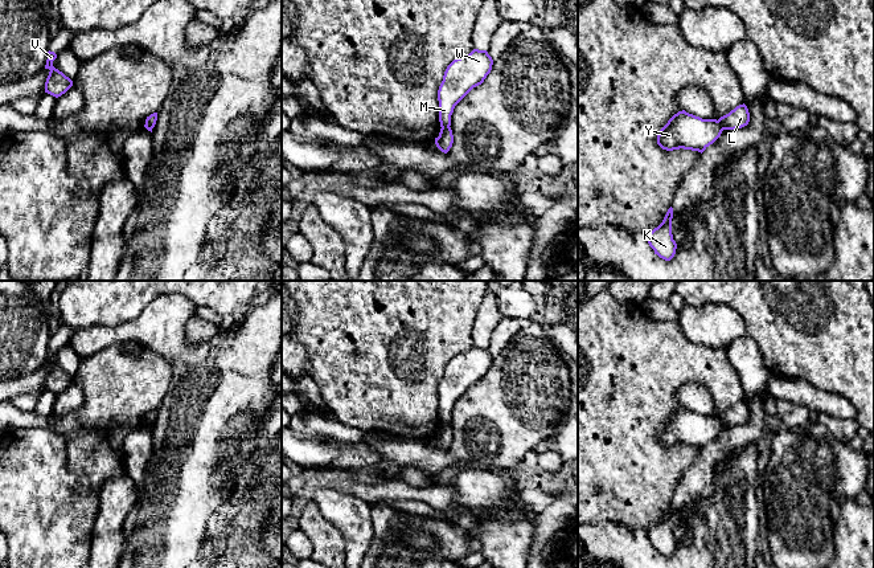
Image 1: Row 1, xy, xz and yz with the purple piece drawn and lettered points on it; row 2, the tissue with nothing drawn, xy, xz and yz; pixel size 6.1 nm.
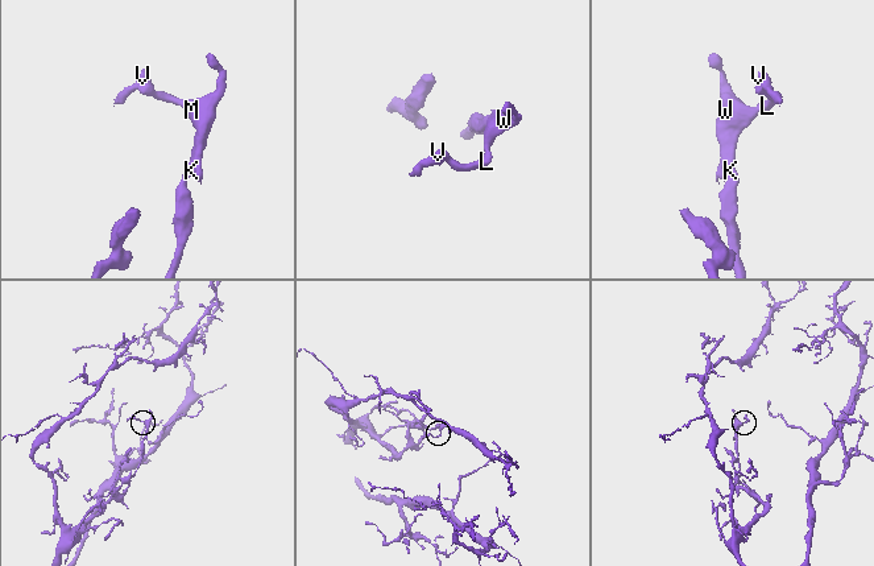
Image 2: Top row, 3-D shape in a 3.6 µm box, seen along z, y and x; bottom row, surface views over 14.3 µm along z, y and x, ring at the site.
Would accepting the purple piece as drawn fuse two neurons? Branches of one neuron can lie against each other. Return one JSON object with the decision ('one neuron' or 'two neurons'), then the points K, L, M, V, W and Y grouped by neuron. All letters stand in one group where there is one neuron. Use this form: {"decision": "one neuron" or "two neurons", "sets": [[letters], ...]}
{"decision": "two neurons", "sets": [["K", "M", "W", "Y"], ["L", "V"]]}

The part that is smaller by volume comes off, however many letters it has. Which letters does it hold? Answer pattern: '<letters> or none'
L, V

